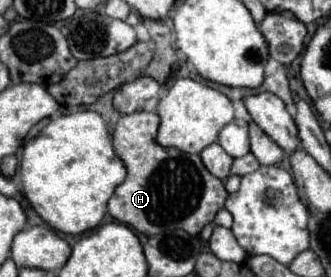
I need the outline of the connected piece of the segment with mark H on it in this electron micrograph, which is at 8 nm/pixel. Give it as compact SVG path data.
M133 112L119 118L113 132L113 148L127 168L127 178L111 196L109 214L147 236L177 228L197 236L223 208L227 190L219 178L209 174L197 154L163 148L155 140L157 128L159 116L155 112Z

